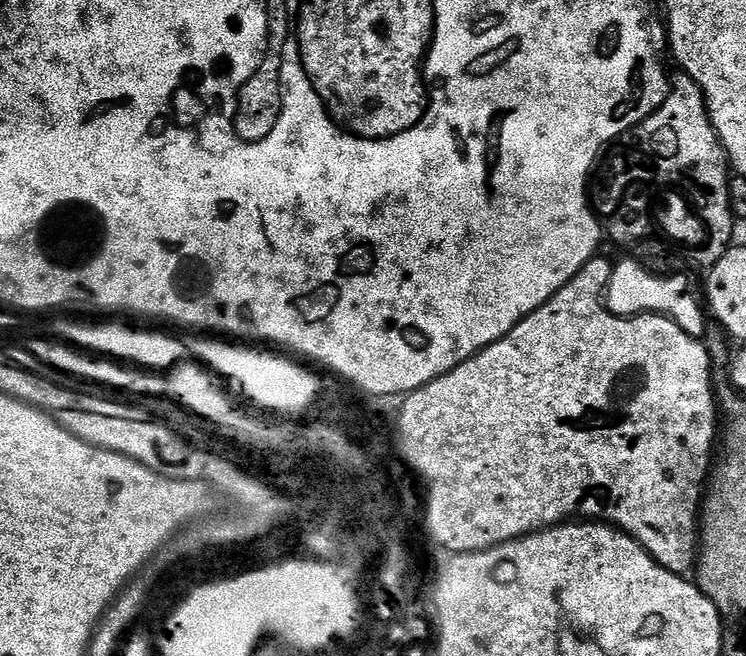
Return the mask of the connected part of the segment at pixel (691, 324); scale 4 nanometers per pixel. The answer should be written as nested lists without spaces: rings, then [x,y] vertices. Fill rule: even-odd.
[[[628,258],[621,264],[617,263],[612,269],[612,277],[608,283],[606,293],[606,307],[608,311],[613,312],[615,316],[643,316],[645,314],[659,314],[668,317],[669,320],[679,326],[682,330],[686,330],[686,334],[697,338],[703,337],[704,332],[704,316],[706,320],[706,312],[702,307],[702,300],[696,297],[696,292],[692,289],[692,284],[688,281],[689,277],[684,274],[675,276],[656,276],[650,270],[646,270],[634,258]]]

